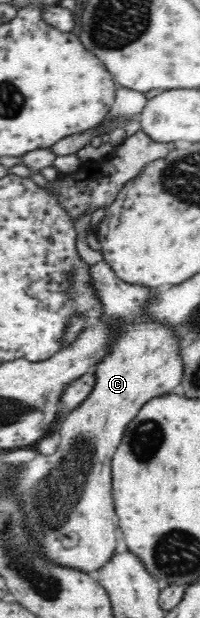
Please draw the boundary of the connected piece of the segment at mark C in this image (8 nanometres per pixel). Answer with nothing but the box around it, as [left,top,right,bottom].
[16,260,184,571]

